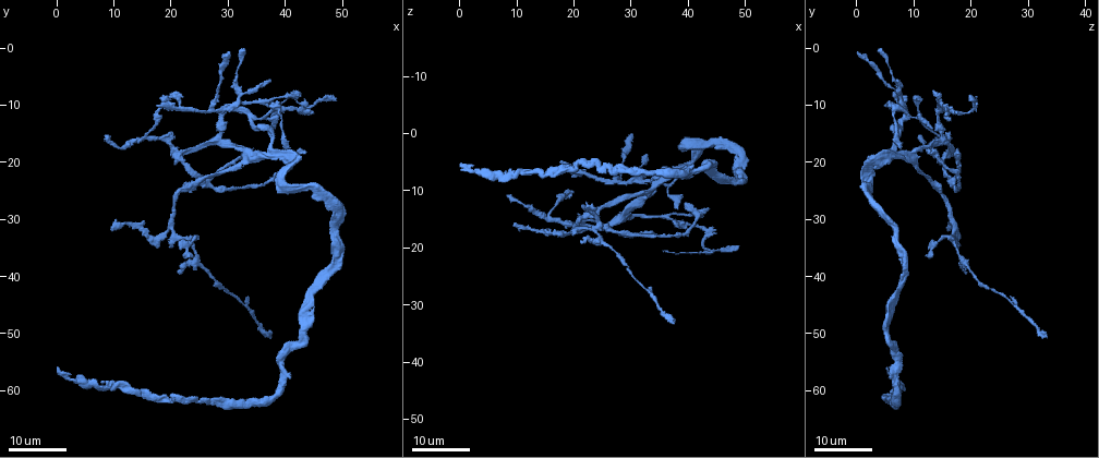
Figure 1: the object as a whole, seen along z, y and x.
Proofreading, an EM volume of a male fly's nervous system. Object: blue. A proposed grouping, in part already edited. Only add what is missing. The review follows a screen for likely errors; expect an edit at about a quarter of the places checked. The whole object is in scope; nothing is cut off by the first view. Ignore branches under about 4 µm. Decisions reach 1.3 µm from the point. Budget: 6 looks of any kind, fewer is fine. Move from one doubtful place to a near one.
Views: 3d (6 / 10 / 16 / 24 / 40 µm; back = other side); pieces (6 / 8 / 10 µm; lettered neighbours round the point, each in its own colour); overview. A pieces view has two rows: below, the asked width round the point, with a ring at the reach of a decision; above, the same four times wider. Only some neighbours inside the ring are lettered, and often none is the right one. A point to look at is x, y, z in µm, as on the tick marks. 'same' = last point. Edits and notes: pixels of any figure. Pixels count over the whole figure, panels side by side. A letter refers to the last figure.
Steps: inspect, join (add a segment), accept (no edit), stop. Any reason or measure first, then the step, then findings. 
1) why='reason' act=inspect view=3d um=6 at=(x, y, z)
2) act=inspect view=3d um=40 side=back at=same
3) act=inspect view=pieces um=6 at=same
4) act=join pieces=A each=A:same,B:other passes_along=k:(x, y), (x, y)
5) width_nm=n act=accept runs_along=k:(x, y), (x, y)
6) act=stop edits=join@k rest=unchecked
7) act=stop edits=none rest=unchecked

why='free end' act=inspect view=3d um=16 at=(9.5, 32.0, 16.0)

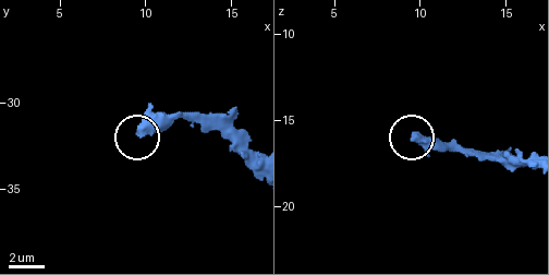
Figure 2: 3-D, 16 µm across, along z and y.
why='what lies round it' act=inspect view=pieces um=10 at=(9.6, 31.7, 15.9)

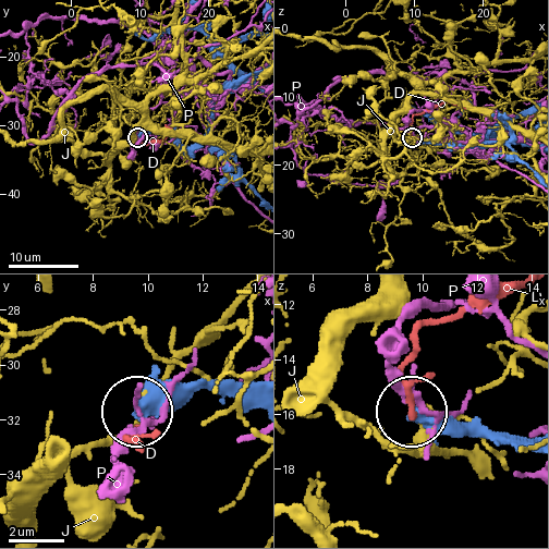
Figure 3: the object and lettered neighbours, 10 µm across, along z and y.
act=accept each=D:other,J:other,P:other runs_along=3:(256, 409), (200, 388), (165, 388), (139, 406) found='no lettered segment goes on from it'

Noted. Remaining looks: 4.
why='end of a long branch' act=inspect view=3d um=16 at=(19.5, 9.0, 10.5)

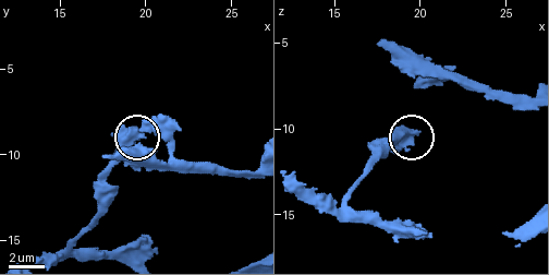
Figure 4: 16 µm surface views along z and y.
act=inspect view=pieces um=10 at=(19.3, 8.6, 10.5)

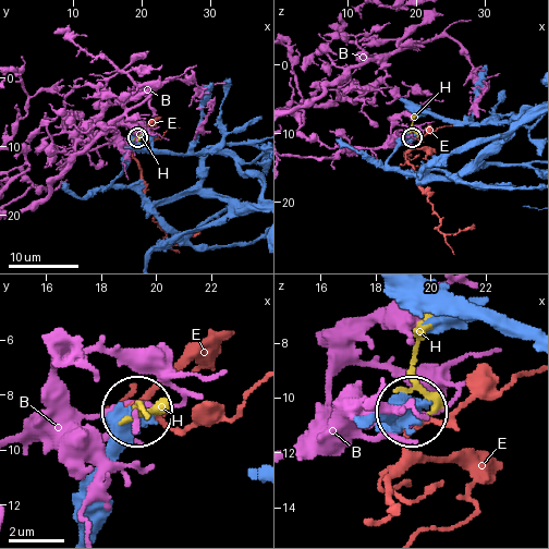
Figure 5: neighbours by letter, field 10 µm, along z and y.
act=accept each=B:other,E:other,H:other found='no lettered segment goes on from it'

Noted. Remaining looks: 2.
why='an open end' act=inspect view=3d um=24 at=(17.5, 10.0, 5.0)

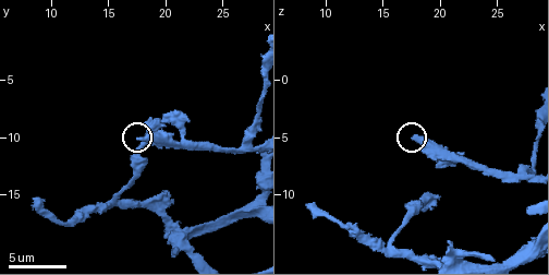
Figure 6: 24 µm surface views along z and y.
why='see the neighbours' act=inspect view=pieces um=8 at=(17.6, 10.0, 5.0)

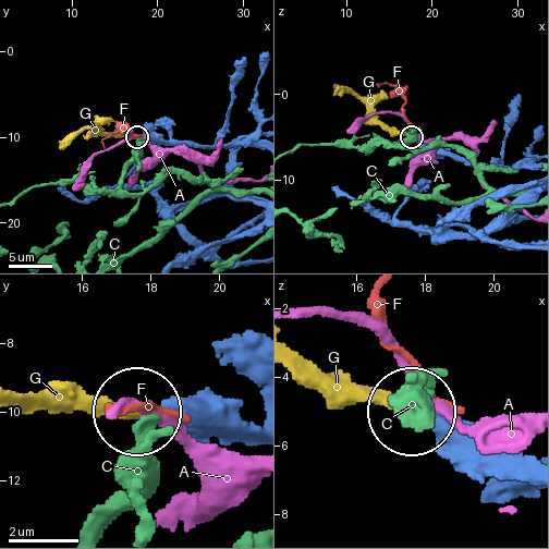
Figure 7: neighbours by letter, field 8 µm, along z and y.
act=join pieces=G each=A:other,C:other,F:other,G:same found='it goes on there'

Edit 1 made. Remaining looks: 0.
act=stop edits=join@7 rest=unchecked

